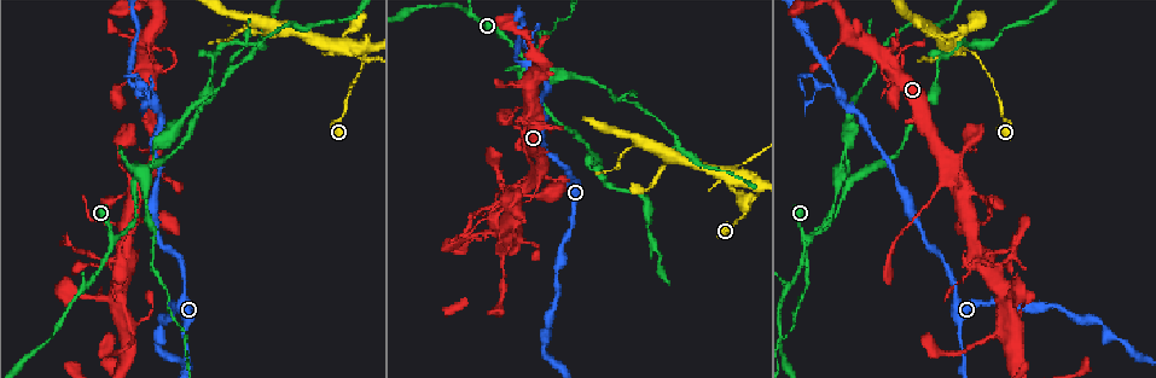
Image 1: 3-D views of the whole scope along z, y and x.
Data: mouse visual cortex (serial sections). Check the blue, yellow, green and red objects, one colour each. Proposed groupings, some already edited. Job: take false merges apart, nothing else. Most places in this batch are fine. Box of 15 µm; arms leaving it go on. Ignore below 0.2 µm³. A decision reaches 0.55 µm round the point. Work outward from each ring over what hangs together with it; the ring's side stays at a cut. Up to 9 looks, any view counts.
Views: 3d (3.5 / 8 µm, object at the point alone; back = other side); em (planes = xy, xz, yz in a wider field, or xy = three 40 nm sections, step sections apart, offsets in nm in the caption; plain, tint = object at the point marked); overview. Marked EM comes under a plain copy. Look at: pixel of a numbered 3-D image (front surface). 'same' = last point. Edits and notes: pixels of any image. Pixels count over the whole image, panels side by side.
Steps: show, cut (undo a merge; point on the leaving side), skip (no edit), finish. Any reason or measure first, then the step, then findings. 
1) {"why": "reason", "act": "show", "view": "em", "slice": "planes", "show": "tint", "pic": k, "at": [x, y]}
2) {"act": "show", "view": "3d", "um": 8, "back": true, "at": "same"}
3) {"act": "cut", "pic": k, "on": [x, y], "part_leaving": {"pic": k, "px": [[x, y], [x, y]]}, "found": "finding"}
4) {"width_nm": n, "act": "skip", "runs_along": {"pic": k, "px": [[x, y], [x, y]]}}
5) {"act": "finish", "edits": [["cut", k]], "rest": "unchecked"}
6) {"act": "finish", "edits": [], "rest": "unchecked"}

{"act": "show", "view": "3d", "um": 3.5, "pic": 1, "at": [807, 240]}

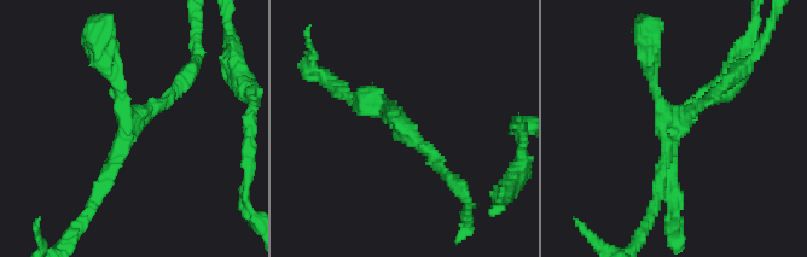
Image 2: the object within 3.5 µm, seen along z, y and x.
{"why": "now the EM", "act": "show", "view": "em", "slice": "xy", "step": 5, "show": "tint", "pic": 2, "at": [671, 118]}

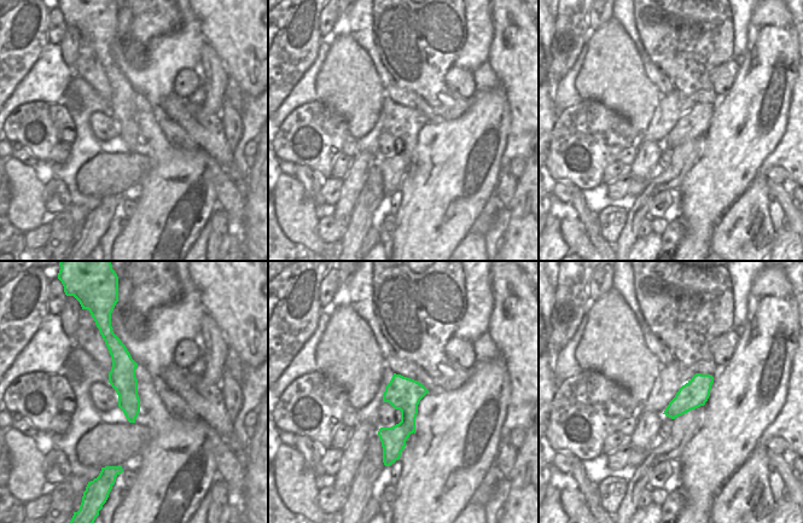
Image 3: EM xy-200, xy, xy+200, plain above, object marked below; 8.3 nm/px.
{"width_nm": 280, "act": "skip", "runs_along": {"pic": 3, "px": [[111, 342], [122, 361], [132, 419]]}, "found": "continuous, no second cell"}

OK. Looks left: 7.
{"why": "sharp bend", "act": "show", "view": "em", "slice": "xy", "step": 3, "show": "tint", "pic": 1, "at": [848, 186]}

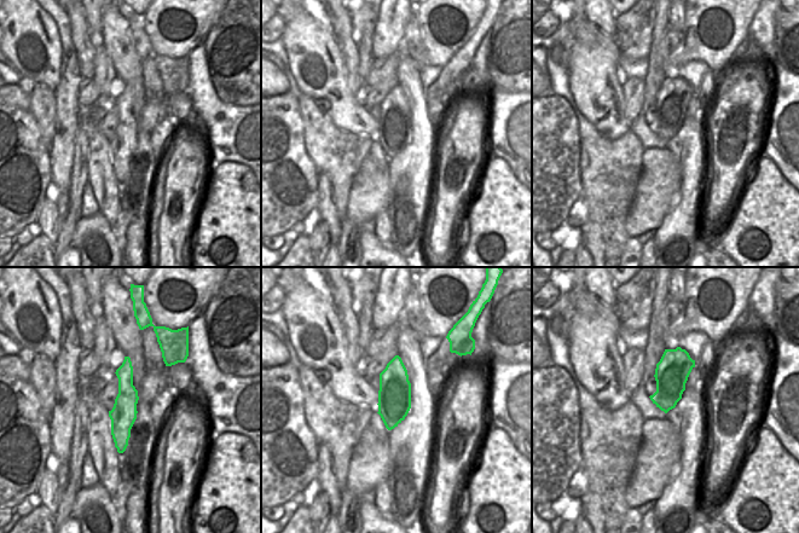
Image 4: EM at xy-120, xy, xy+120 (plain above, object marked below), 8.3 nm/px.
{"why": "wider look", "act": "show", "view": "3d", "um": 3.5, "at": "same"}

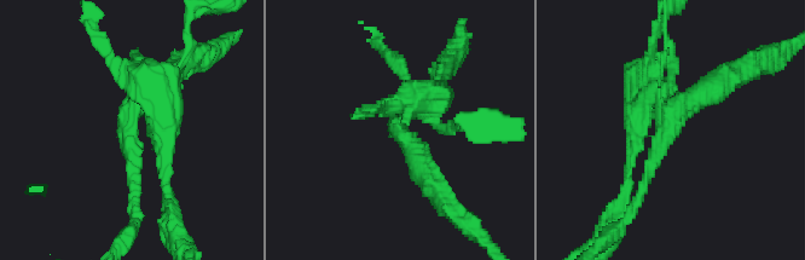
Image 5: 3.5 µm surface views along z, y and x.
{"arm_widths_nm": [150, 300, 300], "act": "cut", "pic": 5, "on": [162, 121], "part_leaving": {"pic": 5, "px": [[655, 99], [675, 69], [665, 29]]}, "found": "two cells meet here"}

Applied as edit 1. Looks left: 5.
{"why": "narrows sharply", "act": "show", "view": "em", "slice": "xy", "step": 1, "show": "tint", "pic": 1, "at": [212, 66]}

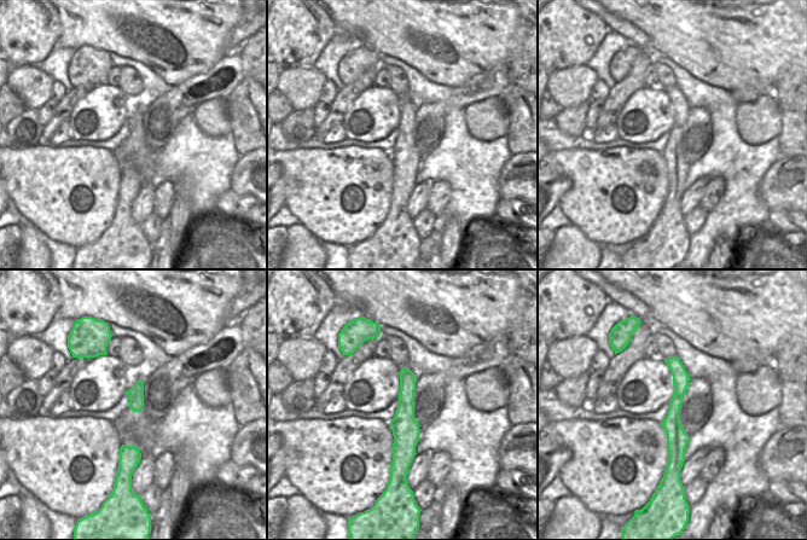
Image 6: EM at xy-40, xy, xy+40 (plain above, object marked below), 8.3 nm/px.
{"act": "show", "view": "3d", "um": 3.5, "at": "same"}

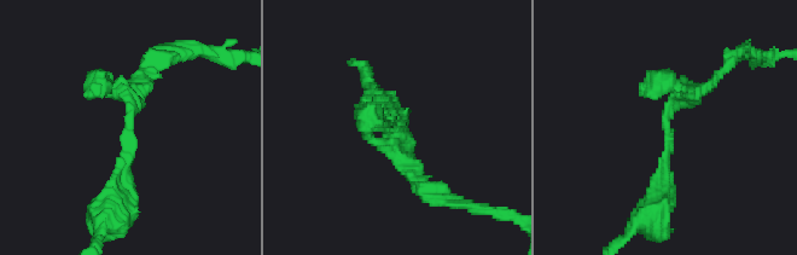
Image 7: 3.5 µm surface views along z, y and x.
{"arm_widths_nm": [200, 250], "act": "skip", "runs_along": {"pic": 6, "px": [[674, 359], [679, 393], [669, 468]]}, "found": "continuous, no second cell"}

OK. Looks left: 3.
{"why": "thin arm on a thick one", "act": "show", "view": "3d", "um": 3.5, "pic": 1, "at": [732, 182]}

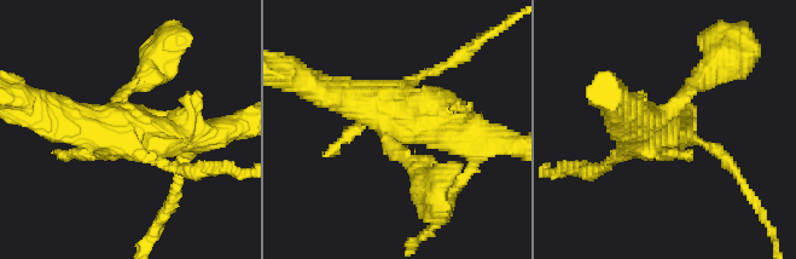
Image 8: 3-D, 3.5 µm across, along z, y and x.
{"act": "show", "view": "em", "slice": "xy", "step": 1, "show": "tint", "pic": 8, "at": [127, 120]}

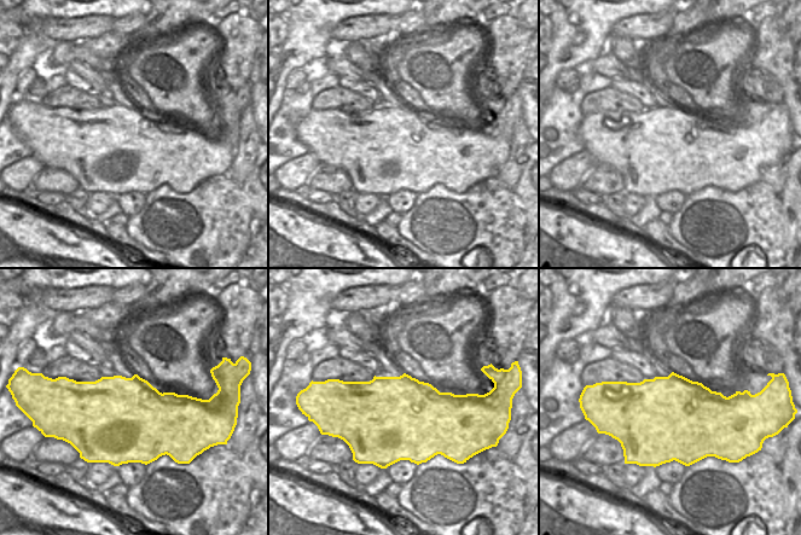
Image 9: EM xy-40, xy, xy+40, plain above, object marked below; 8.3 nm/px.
{"act": "skip", "runs_along": {"pic": 8, "px": [[474, 159], [440, 125], [336, 93]]}, "found": "continuous, no second cell"}

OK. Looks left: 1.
{"act": "finish", "edits": [["cut", 5]], "rest": "unchecked"}

